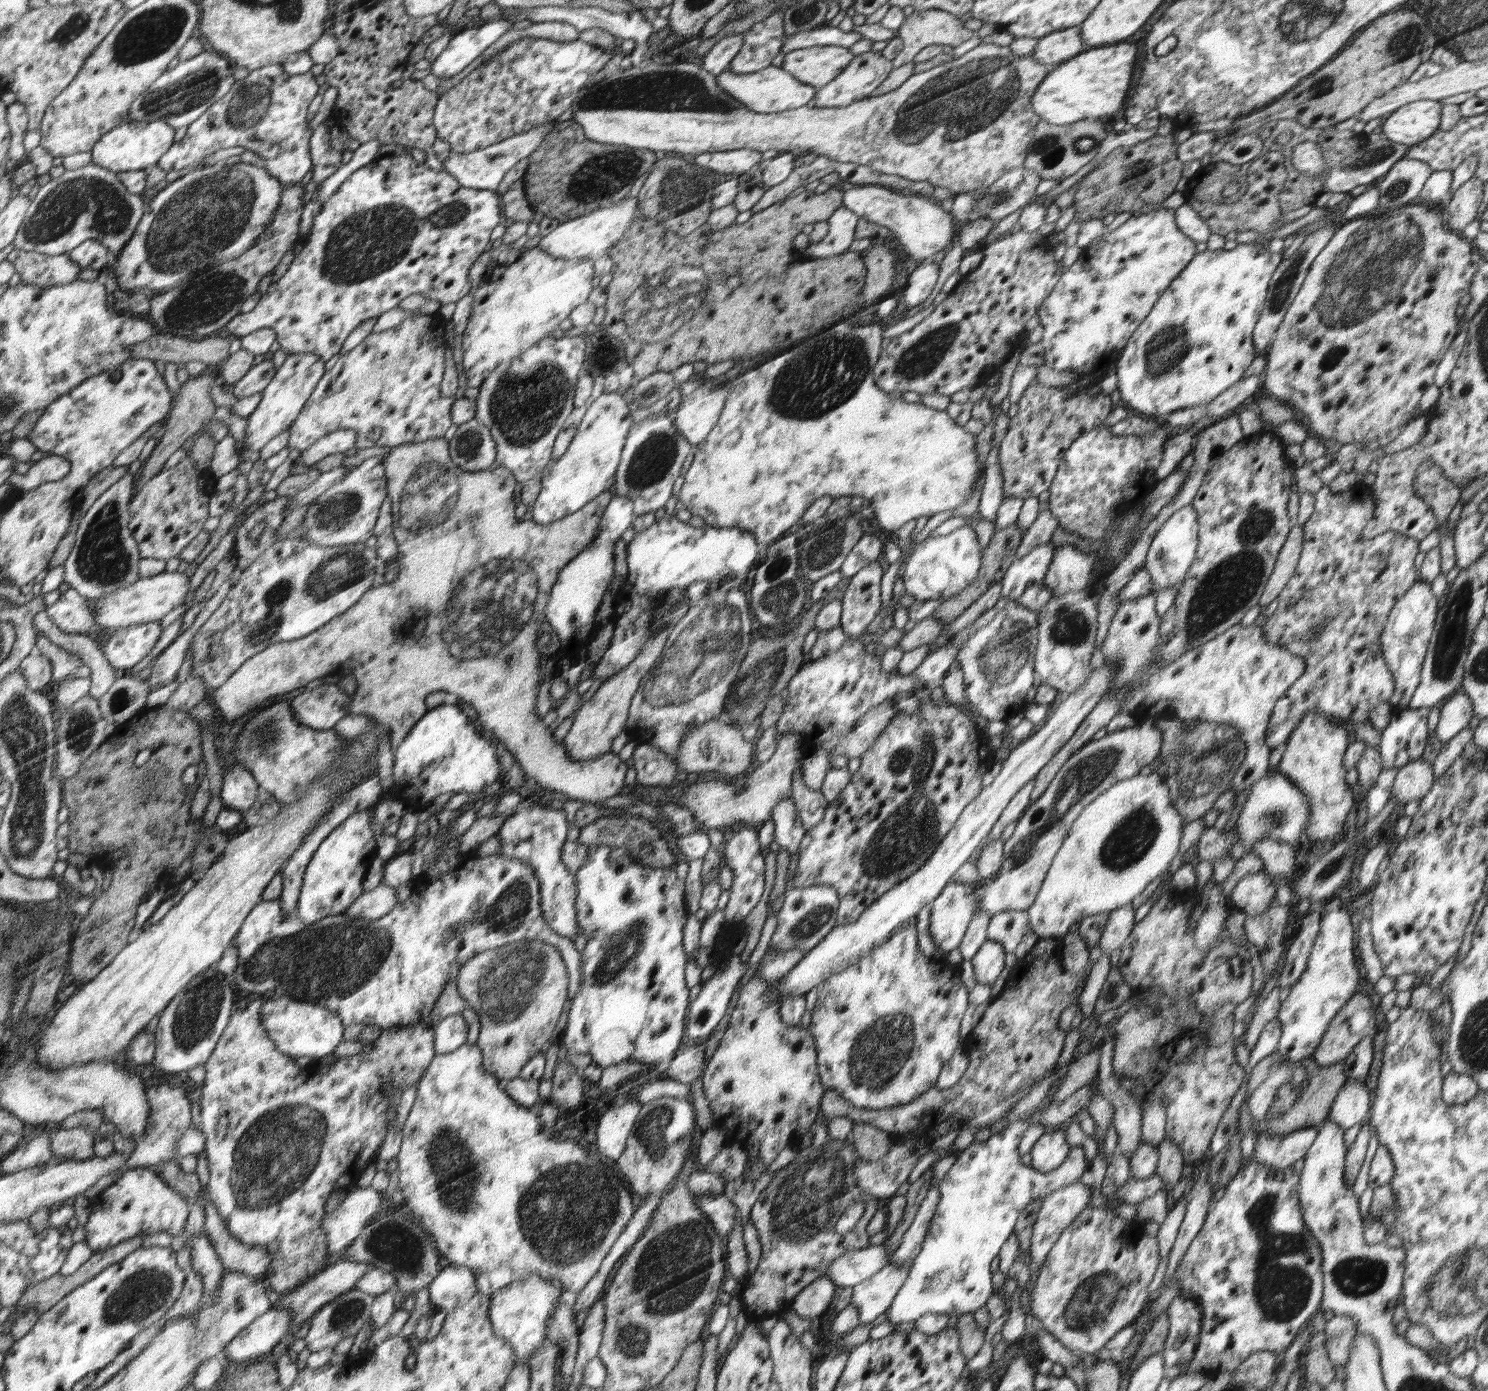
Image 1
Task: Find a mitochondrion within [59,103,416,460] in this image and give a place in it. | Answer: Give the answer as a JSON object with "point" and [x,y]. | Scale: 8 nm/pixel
{"point":[202,218]}

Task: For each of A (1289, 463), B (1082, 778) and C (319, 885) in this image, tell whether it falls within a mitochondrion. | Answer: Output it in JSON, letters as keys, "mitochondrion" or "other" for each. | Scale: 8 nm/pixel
{"A":"other","B":"mitochondrion","C":"other"}

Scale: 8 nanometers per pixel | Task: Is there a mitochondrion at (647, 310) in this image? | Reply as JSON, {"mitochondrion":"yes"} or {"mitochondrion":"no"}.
{"mitochondrion":"yes"}

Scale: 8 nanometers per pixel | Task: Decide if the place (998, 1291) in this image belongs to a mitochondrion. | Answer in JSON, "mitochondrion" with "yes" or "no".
{"mitochondrion":"no"}

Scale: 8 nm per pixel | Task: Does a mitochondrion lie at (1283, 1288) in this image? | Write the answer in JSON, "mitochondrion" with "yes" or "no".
{"mitochondrion":"yes"}

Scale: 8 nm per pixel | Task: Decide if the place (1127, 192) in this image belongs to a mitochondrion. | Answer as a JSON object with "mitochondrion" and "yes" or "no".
{"mitochondrion":"yes"}

